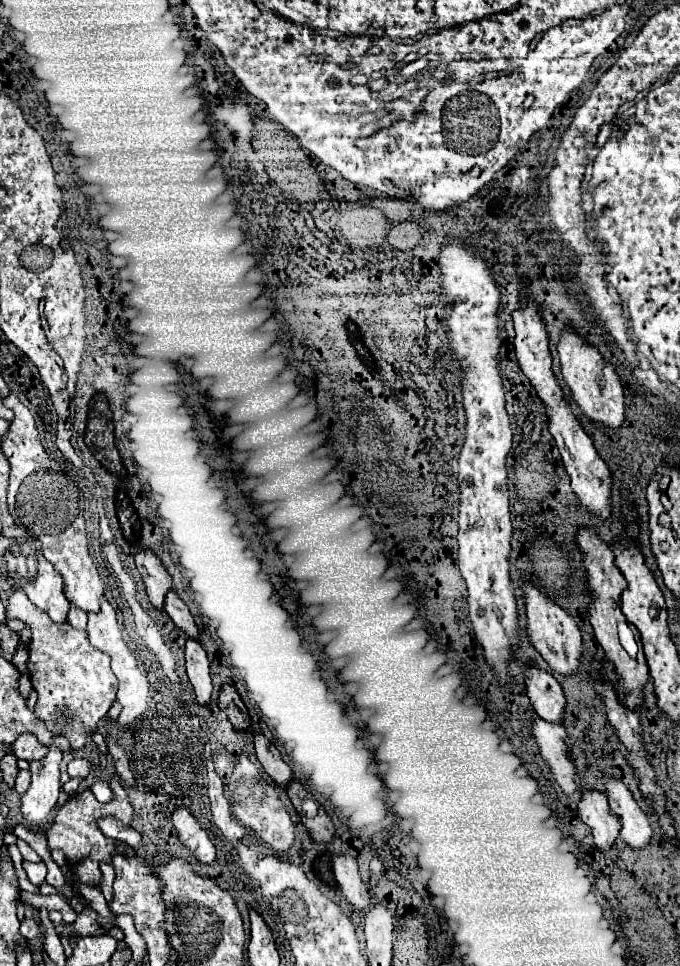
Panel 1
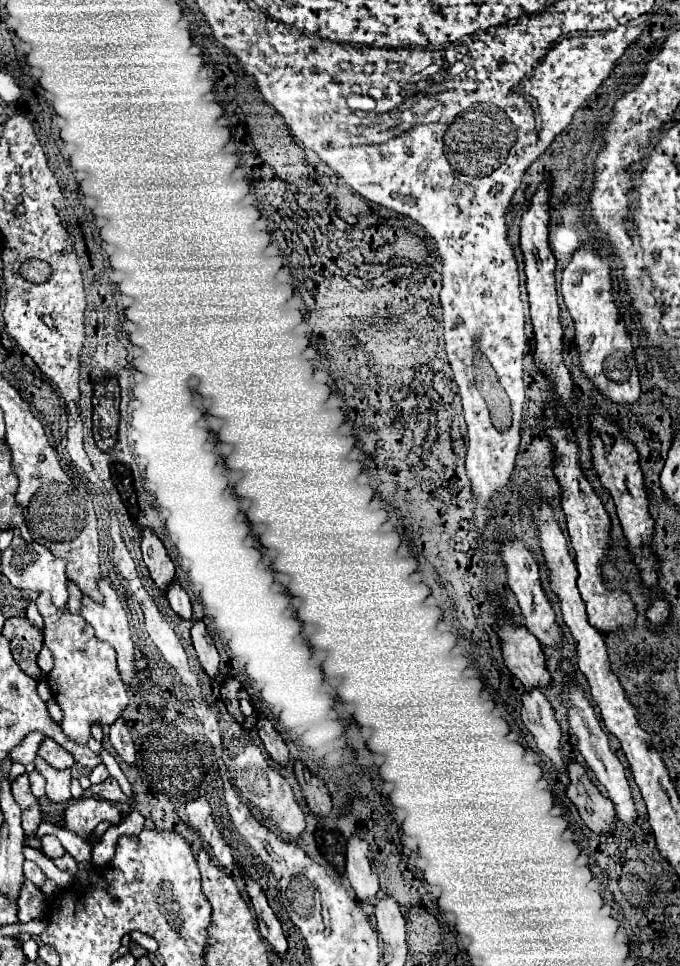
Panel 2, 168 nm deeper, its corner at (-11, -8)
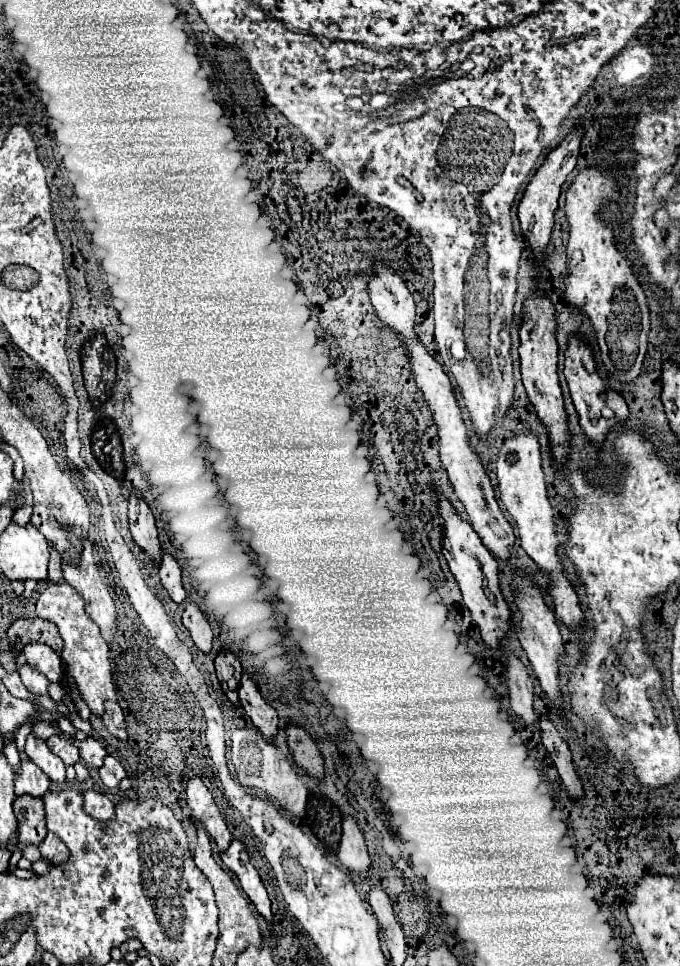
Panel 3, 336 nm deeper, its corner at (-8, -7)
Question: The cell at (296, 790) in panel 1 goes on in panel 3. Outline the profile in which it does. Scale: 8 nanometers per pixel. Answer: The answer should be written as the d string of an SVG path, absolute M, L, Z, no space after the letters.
M292 725L292 727L286 729L286 739L288 739L288 749L294 757L294 763L300 769L304 769L304 773L308 777L322 781L322 777L324 777L322 763L324 761L322 761L322 755L318 751L316 743L310 739L310 735L304 729Z

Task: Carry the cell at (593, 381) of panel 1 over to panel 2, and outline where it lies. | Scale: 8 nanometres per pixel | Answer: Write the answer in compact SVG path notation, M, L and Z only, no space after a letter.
M579 248L563 270L561 294L569 314L575 320L575 342L579 346L583 372L613 402L633 404L641 394L639 368L633 356L633 344L629 338L627 324L611 296L611 282L611 264L597 256L591 248Z

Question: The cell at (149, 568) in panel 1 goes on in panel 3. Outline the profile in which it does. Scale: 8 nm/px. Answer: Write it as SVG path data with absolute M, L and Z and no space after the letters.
M132 495L130 497L130 511L128 511L128 519L130 519L130 533L132 539L138 543L138 547L148 553L148 557L158 565L164 551L160 547L158 535L156 535L156 525L154 525L154 515L148 509L148 505L138 497Z

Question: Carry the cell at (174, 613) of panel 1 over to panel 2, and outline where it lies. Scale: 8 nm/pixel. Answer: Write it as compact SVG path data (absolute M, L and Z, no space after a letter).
M177 580L169 584L169 588L165 590L165 596L167 596L171 608L173 608L181 618L191 620L191 602L189 602L189 596L187 596L187 592L179 586Z

